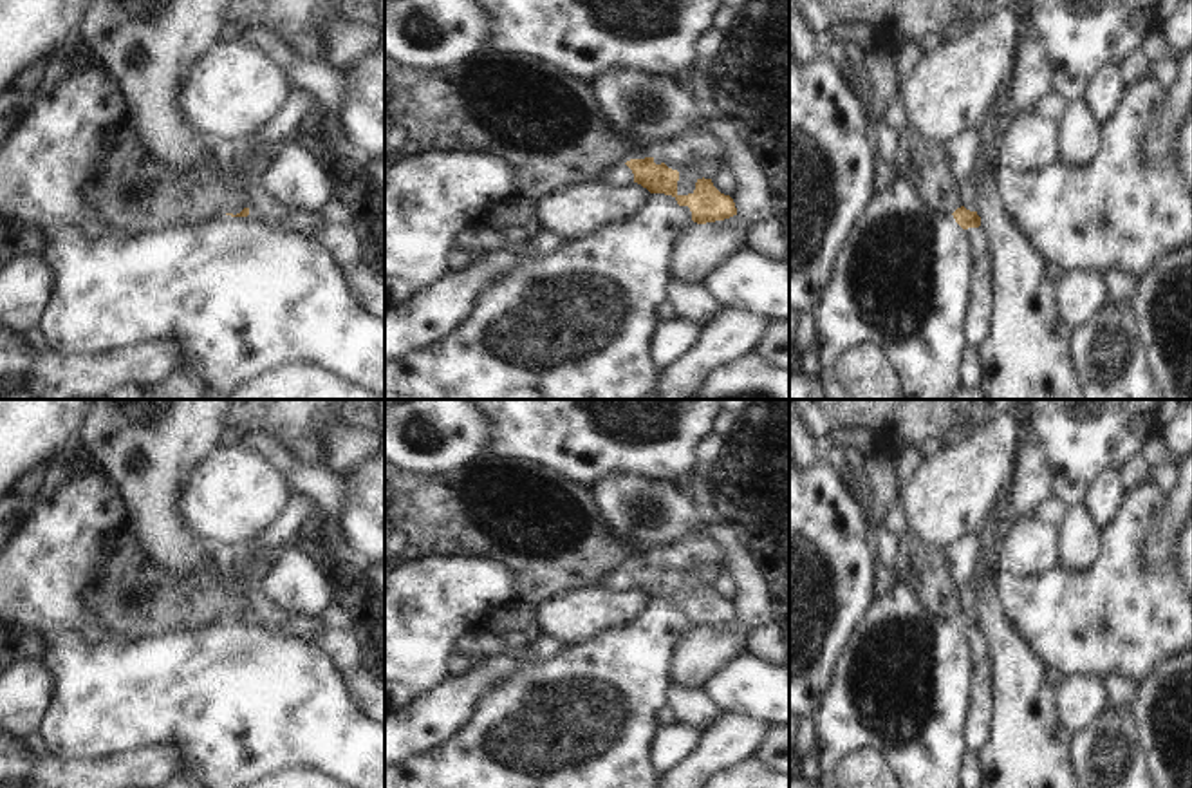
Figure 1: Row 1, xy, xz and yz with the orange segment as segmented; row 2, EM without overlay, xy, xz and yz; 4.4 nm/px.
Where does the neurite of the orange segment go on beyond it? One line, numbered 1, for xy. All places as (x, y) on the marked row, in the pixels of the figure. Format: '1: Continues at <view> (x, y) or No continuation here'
1: No continuation here.

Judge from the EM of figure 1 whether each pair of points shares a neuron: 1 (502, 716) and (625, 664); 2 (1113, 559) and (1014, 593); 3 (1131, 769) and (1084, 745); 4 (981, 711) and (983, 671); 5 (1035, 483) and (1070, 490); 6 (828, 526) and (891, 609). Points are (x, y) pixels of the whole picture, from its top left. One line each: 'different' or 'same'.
1: same
2: same
3: same
4: same
5: different
6: different

